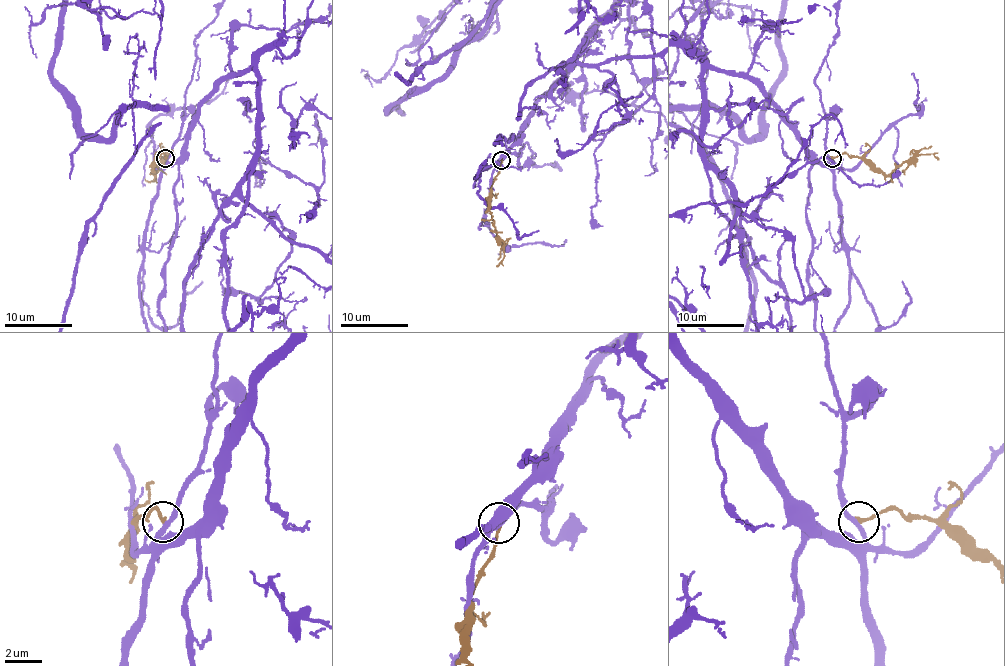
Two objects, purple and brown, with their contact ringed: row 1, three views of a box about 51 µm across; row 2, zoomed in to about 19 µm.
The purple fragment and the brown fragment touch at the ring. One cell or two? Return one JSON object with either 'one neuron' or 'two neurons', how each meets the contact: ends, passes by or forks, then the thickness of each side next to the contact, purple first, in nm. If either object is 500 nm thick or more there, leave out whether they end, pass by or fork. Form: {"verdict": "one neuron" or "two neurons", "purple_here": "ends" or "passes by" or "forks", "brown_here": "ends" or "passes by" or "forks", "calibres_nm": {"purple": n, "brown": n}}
{"verdict": "two neurons", "purple_here": "passes by", "brown_here": "ends", "calibres_nm": {"purple": 240, "brown": 200}}

